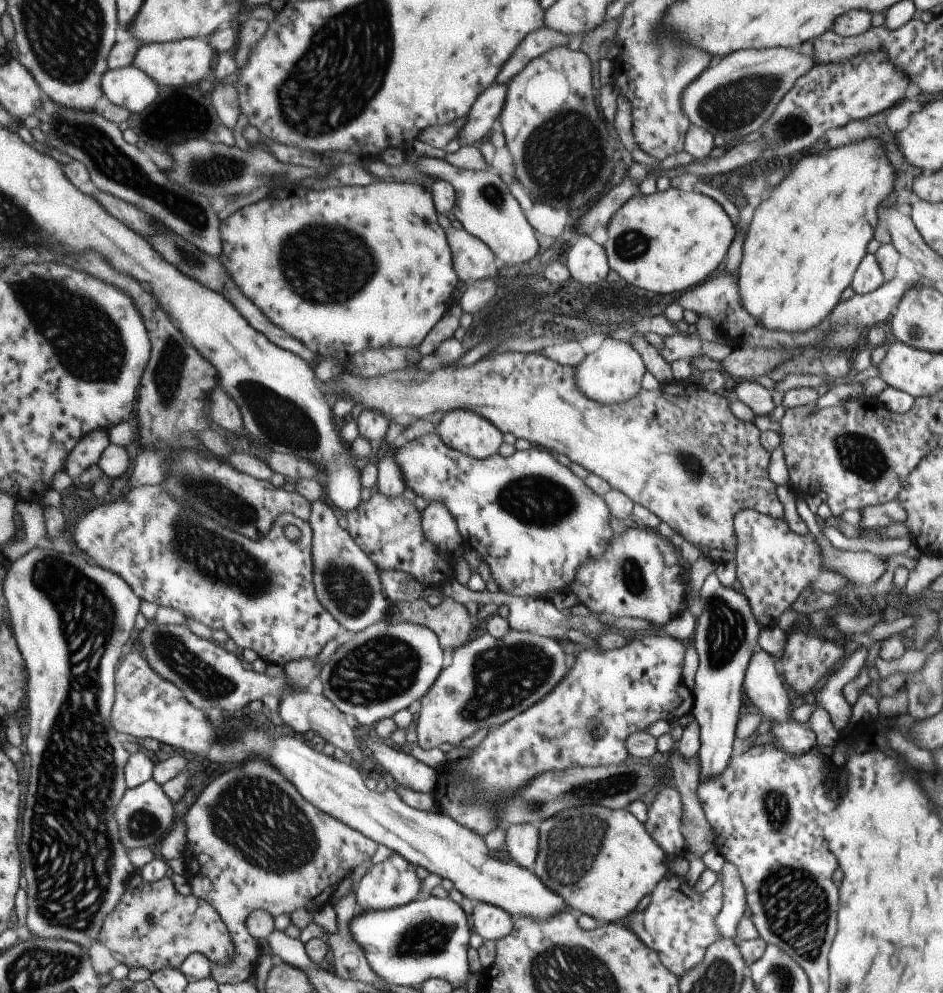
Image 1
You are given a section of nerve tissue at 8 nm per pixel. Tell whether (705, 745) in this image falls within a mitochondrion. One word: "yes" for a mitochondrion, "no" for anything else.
no

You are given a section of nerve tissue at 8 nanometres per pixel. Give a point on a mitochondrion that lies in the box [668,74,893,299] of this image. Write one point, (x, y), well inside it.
(791, 128)

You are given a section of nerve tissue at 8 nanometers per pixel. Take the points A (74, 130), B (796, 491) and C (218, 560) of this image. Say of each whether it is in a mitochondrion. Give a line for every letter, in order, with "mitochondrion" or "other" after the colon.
A: mitochondrion
B: other
C: mitochondrion

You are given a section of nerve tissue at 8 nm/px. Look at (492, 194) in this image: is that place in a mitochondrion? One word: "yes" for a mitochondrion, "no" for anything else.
yes

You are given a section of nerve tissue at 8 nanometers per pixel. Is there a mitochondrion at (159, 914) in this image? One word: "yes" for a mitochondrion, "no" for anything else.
no

